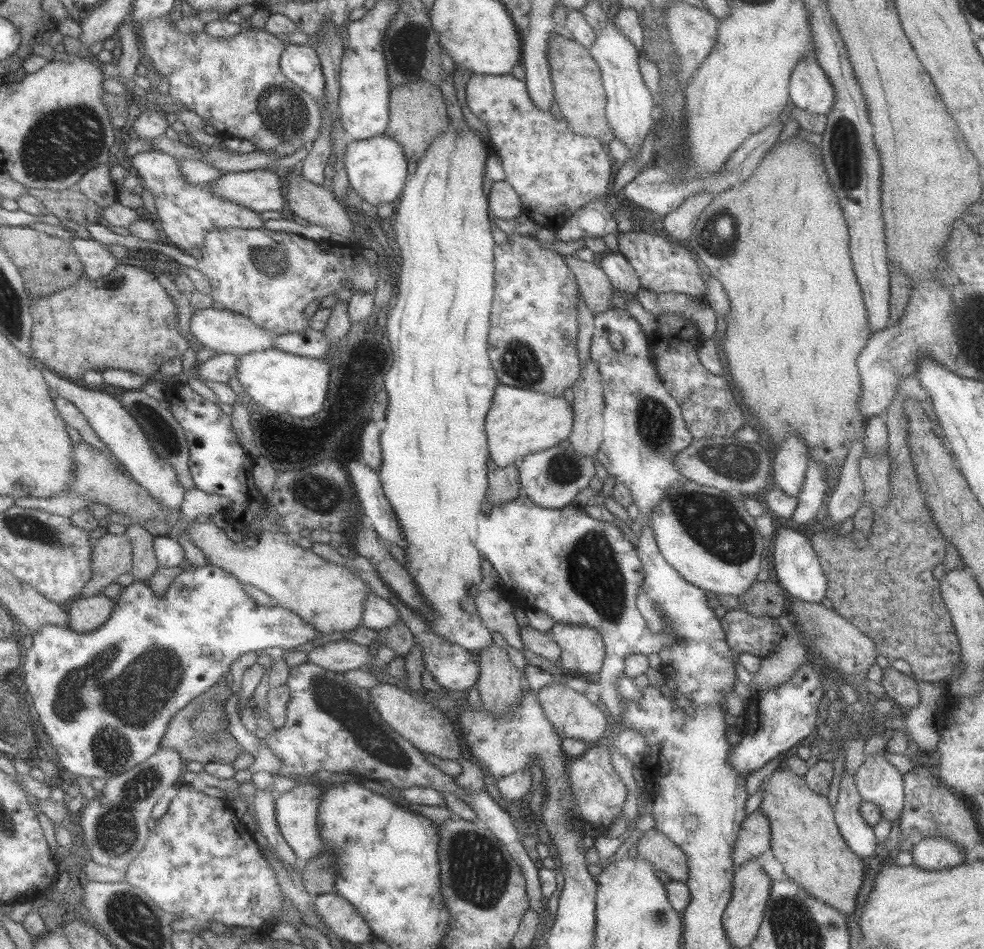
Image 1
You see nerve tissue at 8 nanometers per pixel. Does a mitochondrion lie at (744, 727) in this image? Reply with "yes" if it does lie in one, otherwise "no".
no

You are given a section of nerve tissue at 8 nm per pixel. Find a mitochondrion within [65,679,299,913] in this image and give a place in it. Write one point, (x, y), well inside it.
(118, 831)

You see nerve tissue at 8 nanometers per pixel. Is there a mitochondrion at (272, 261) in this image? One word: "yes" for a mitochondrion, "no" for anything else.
yes

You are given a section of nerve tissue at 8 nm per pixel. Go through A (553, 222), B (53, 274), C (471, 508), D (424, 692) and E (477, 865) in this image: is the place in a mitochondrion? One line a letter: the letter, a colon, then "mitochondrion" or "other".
A: other
B: other
C: other
D: other
E: mitochondrion

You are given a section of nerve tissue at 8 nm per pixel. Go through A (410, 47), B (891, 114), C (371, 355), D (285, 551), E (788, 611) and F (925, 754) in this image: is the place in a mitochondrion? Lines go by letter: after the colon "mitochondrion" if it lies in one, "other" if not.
A: mitochondrion
B: other
C: other
D: other
E: other
F: other

